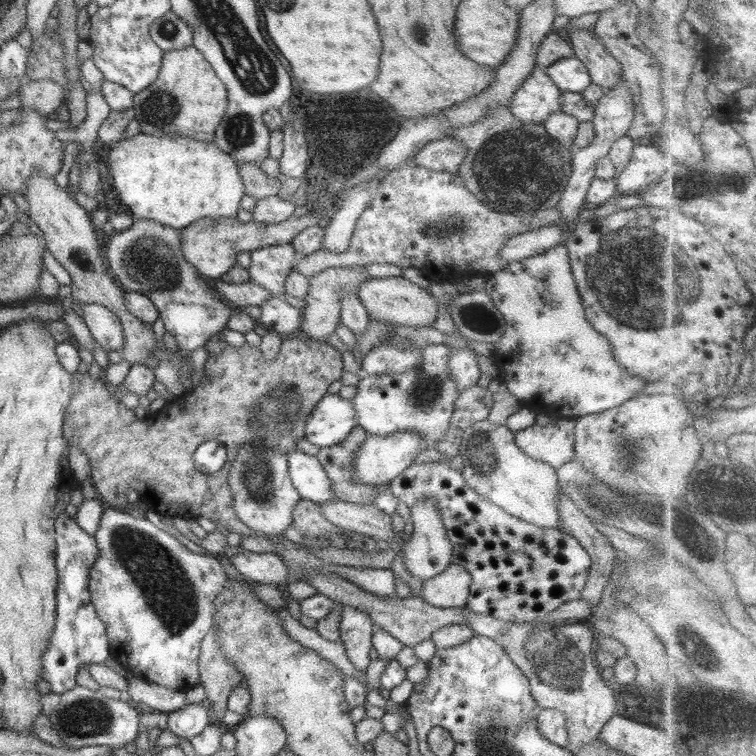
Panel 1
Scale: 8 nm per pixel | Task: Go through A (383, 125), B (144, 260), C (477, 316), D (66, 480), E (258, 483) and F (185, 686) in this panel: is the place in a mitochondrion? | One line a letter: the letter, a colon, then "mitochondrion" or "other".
A: other
B: mitochondrion
C: mitochondrion
D: other
E: mitochondrion
F: other

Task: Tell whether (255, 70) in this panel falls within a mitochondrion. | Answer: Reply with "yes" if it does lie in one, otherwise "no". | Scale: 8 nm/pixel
yes

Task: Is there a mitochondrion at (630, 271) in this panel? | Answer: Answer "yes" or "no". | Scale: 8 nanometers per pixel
yes

